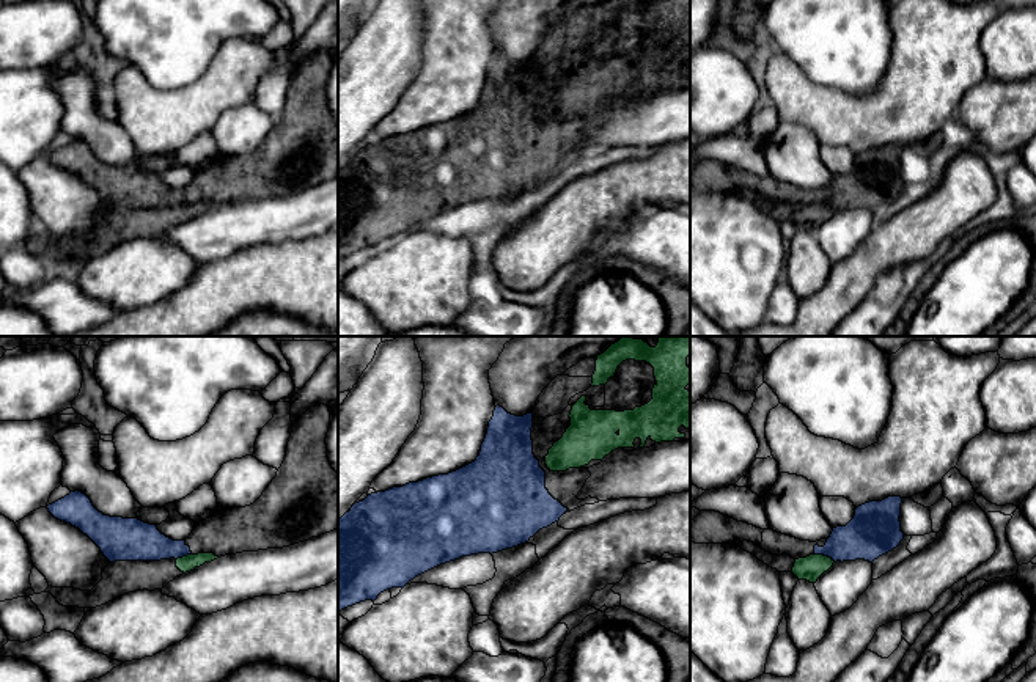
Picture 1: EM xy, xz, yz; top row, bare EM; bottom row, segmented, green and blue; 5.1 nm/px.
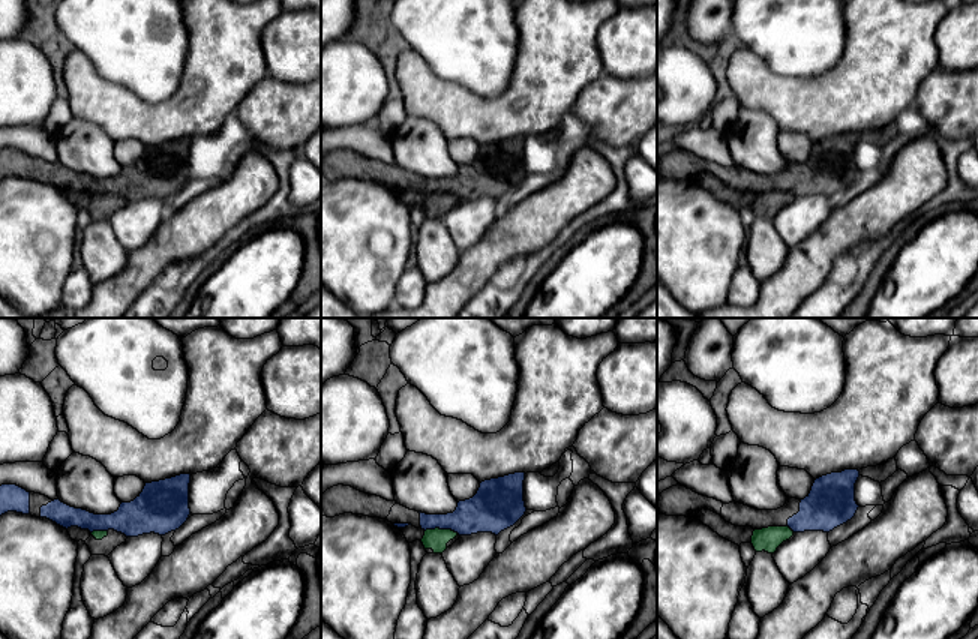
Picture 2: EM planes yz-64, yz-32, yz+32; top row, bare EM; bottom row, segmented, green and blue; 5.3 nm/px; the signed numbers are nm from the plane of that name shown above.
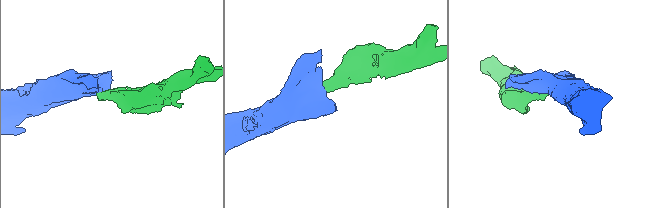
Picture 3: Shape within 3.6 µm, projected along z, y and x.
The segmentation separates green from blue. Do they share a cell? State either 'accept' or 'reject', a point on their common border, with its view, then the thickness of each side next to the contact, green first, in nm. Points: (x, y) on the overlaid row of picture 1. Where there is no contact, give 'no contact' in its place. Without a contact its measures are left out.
reject; contact yz (826, 557); calibres 120 and 240 nm

